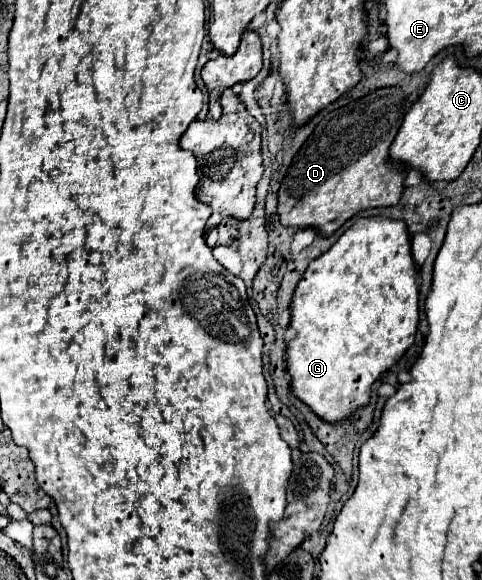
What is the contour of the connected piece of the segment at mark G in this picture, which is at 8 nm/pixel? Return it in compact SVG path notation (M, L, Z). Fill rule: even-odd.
M362 217L358 219L322 257L318 257L316 261L310 263L310 267L306 269L302 281L298 283L294 295L292 295L292 303L290 303L290 325L296 331L296 337L292 341L288 341L286 345L286 371L290 373L290 387L292 393L304 403L308 405L322 421L326 423L342 423L348 419L348 415L352 417L360 407L366 407L370 403L370 391L374 381L388 371L404 353L406 349L414 343L416 337L416 327L418 327L418 271L412 259L412 251L410 251L410 235L404 227L404 223L396 223L392 219L386 217Z

